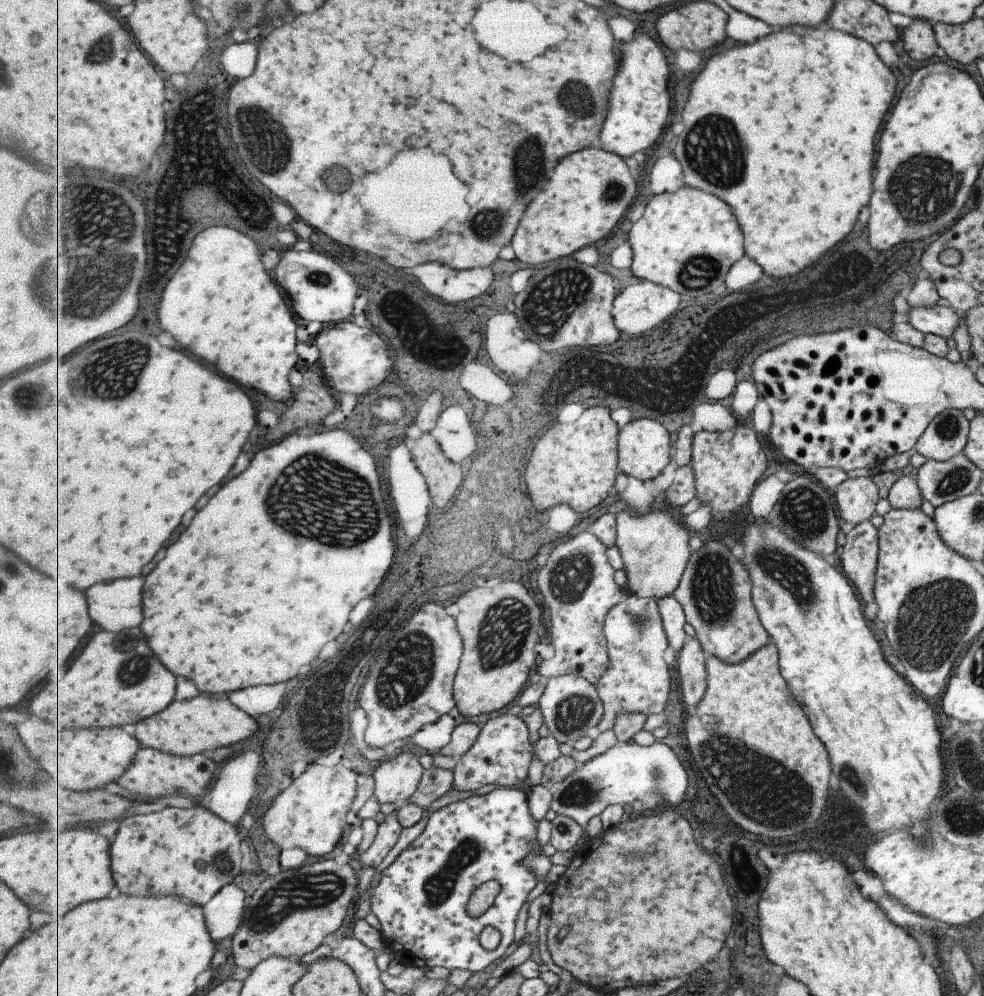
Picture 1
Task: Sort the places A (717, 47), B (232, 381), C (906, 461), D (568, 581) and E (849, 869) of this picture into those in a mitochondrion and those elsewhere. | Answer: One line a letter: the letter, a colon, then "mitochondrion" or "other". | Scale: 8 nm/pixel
A: other
B: other
C: other
D: mitochondrion
E: other

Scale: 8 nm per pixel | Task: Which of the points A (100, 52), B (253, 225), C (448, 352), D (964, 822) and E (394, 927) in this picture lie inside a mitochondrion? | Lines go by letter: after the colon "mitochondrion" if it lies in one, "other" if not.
A: mitochondrion
B: other
C: other
D: mitochondrion
E: other

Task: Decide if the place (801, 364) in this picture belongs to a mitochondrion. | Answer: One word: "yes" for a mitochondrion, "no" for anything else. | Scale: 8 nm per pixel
no

